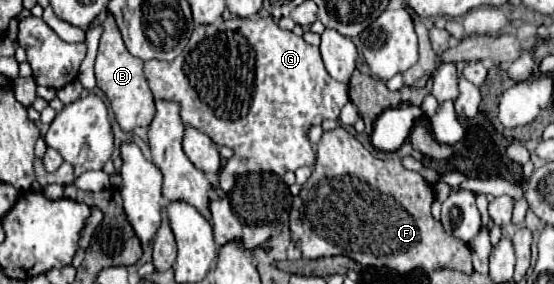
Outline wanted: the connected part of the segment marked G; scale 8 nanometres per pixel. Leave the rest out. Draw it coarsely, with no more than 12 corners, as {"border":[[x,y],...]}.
{"border":[[271,16],[197,26],[145,62],[157,100],[235,150],[219,174],[311,166],[347,84]]}

